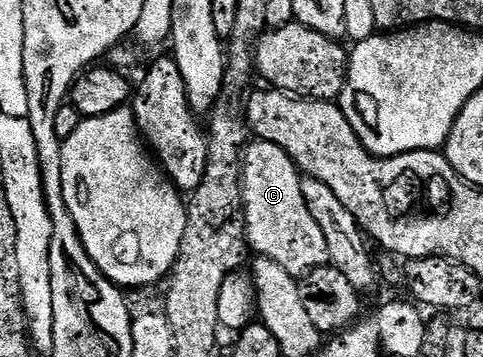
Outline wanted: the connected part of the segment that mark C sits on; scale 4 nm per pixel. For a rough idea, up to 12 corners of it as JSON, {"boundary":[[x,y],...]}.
{"boundary":[[269,141],[244,151],[253,254],[300,279],[329,264],[295,161]]}

